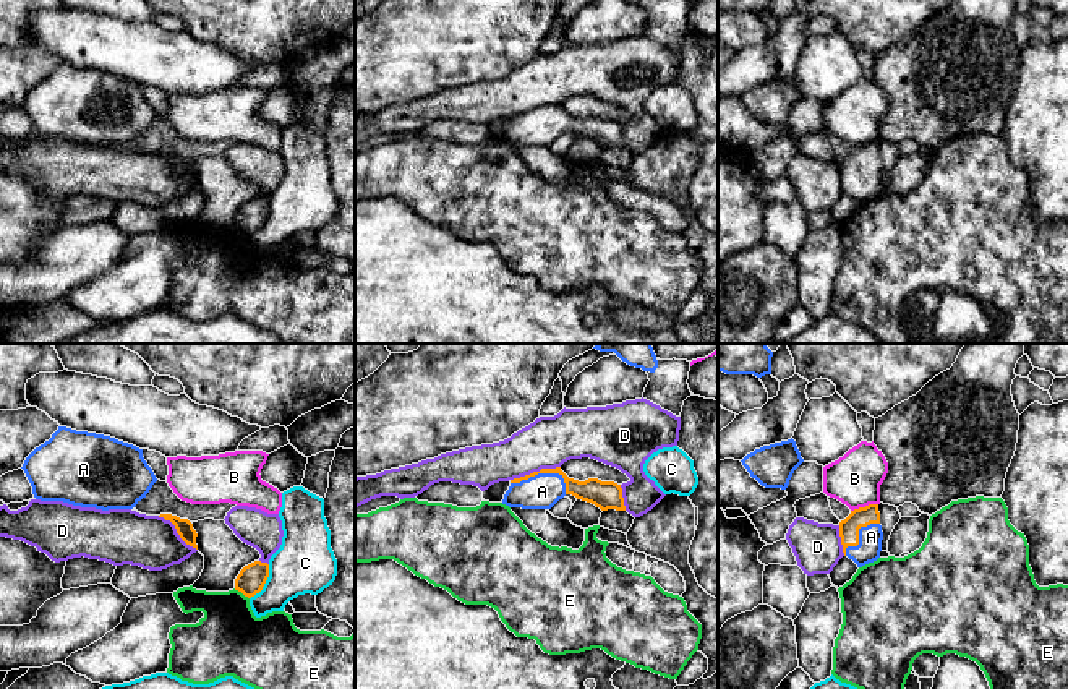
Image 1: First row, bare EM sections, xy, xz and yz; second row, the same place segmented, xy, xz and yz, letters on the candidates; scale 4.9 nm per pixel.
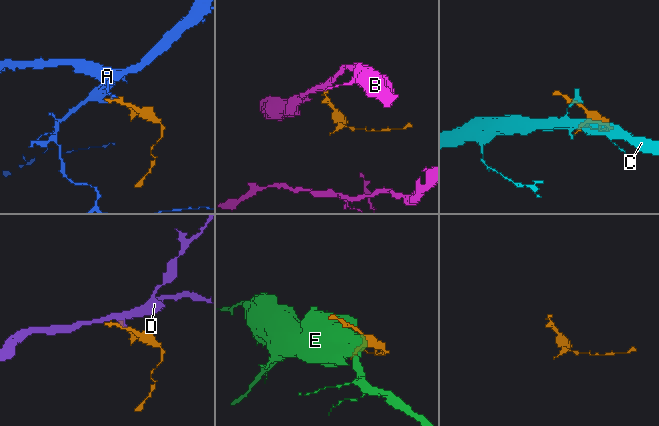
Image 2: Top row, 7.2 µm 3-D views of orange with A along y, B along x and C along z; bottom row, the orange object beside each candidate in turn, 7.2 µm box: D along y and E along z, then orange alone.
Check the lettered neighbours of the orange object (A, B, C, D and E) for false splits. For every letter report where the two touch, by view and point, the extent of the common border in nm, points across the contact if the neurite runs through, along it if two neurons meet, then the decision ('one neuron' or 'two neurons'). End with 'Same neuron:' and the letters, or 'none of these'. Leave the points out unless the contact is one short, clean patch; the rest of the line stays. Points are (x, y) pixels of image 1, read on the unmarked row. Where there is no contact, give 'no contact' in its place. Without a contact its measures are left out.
A: xz (545, 109) | 280 nm | across xz (592, 127), (545, 109), (542, 128) | one neuron
B: yz (866, 143) | 140 nm | along yz (877, 140), (851, 148) | two neurons
C: xy (264, 219) | 200 nm | two neurons
D: xz (535, 109) | 260 nm | two neurons
E: xy (242, 229) | 90 nm | two neurons
Same neuron: A

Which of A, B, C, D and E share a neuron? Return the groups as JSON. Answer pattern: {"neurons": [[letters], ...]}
{"neurons": [["A"], ["B"], ["C"], ["D"], ["E"]]}

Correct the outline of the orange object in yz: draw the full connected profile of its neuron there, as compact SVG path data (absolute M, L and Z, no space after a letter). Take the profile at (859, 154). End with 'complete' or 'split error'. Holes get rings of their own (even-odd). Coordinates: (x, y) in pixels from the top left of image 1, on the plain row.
M878 141L851 148L851 151L839 159L839 173L844 193L852 196L857 204L877 198L883 177Z | split error

